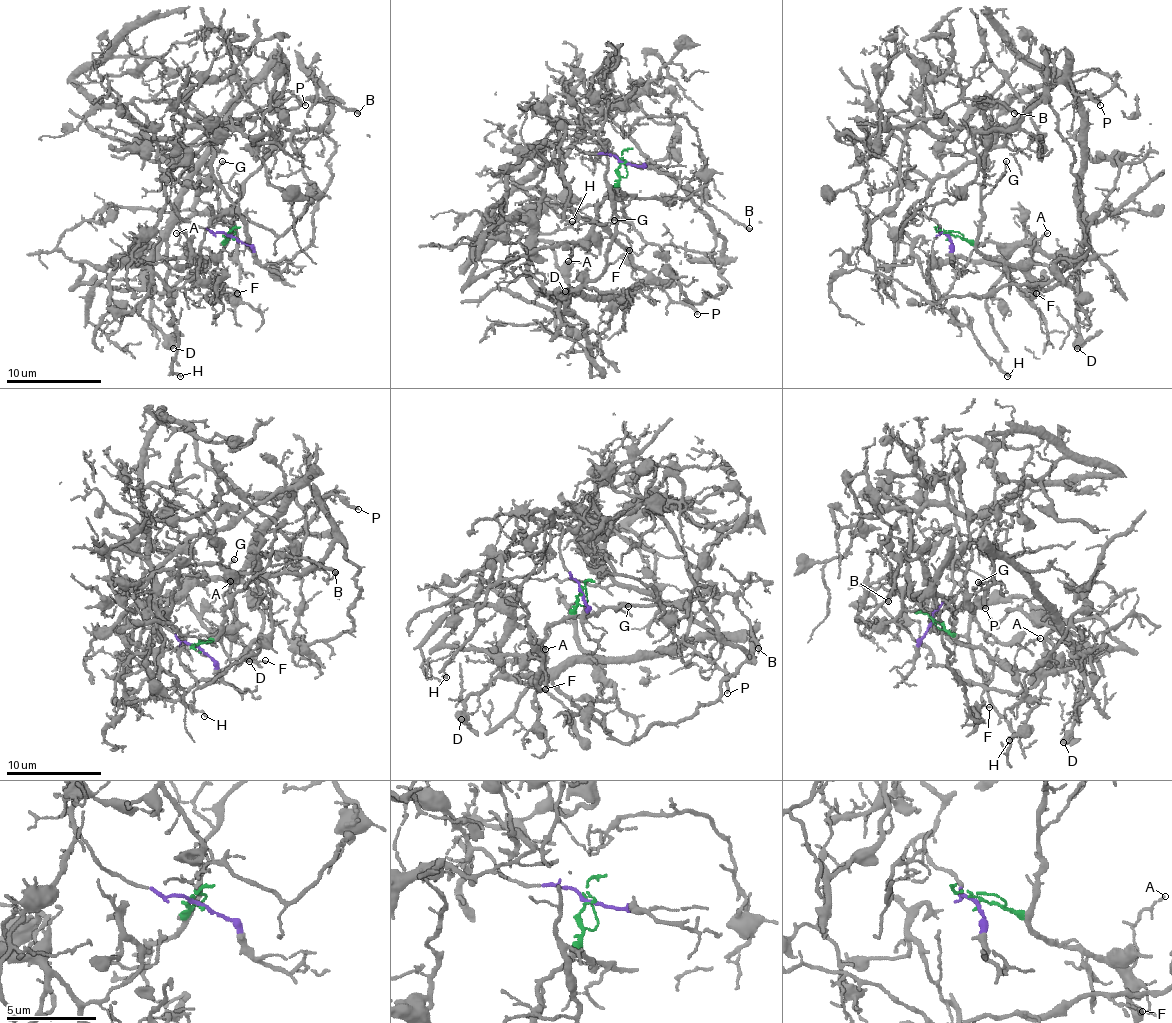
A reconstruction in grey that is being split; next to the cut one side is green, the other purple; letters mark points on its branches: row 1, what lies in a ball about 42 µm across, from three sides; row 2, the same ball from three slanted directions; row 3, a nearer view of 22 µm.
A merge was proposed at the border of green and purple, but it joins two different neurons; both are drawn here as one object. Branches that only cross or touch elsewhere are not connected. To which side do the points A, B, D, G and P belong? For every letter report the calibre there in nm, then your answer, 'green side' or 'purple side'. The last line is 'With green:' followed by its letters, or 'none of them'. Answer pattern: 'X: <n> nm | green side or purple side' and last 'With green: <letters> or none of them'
A: 100 nm | green side
B: 240 nm | green side
D: 550 nm | purple side
G: 120 nm | green side
P: 200 nm | purple side
With green: A, B, G

